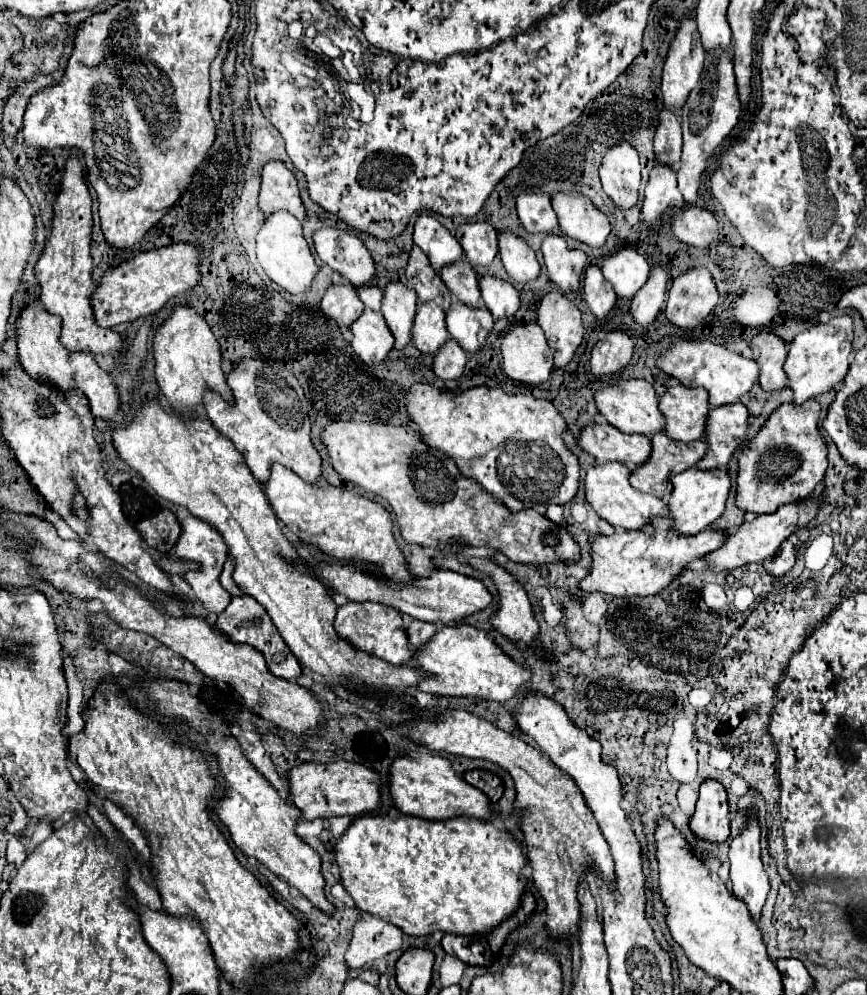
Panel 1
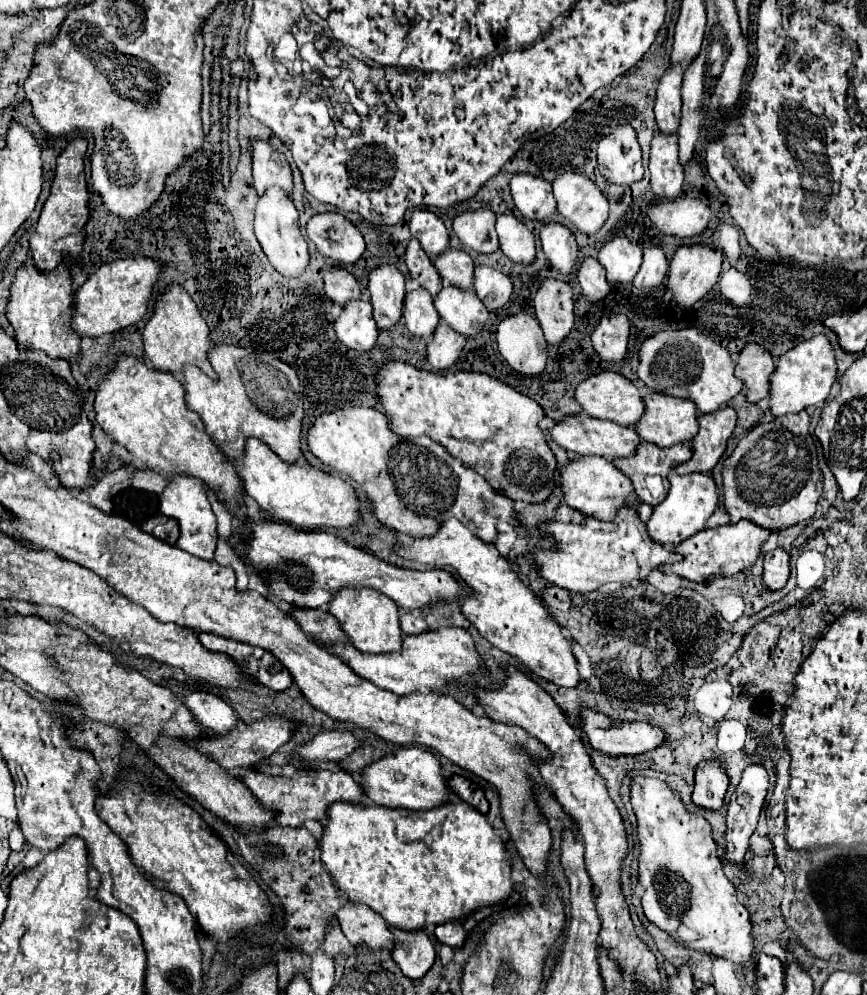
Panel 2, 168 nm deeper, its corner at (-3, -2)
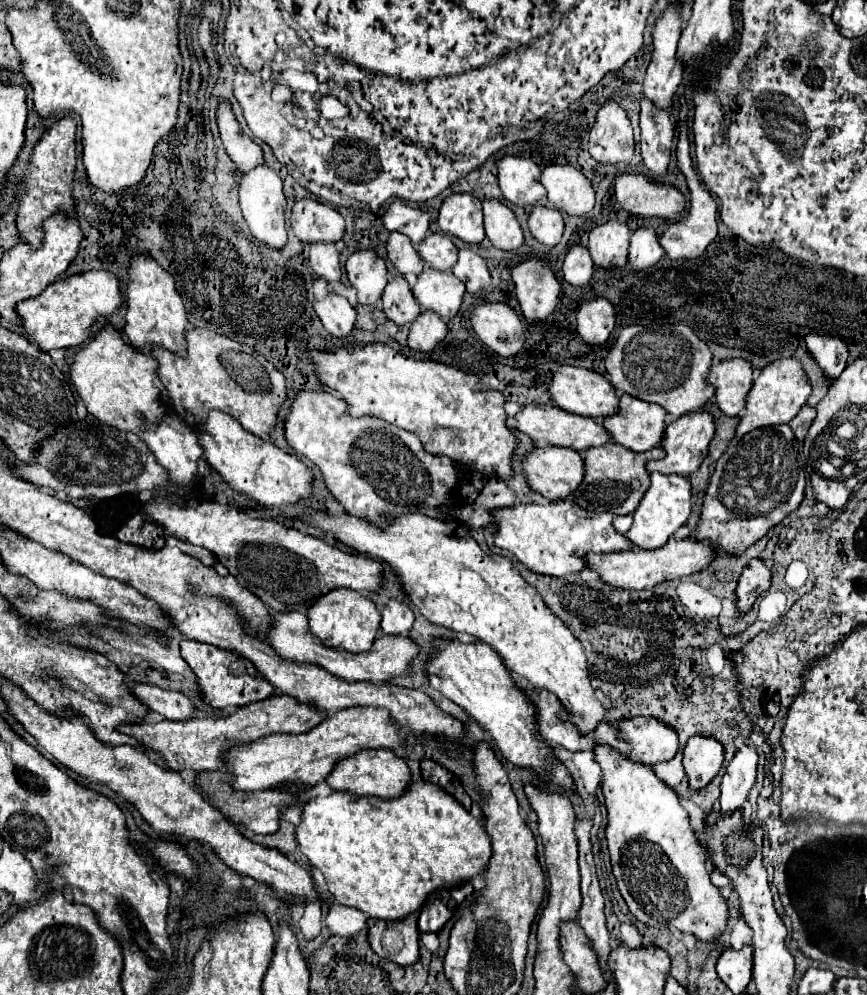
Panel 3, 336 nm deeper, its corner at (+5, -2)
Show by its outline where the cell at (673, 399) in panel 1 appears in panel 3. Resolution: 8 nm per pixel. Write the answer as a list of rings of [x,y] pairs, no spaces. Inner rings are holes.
[[[624,394],[620,398],[618,414],[604,418],[602,424],[614,442],[634,452],[646,452],[662,444],[666,412],[658,404]]]

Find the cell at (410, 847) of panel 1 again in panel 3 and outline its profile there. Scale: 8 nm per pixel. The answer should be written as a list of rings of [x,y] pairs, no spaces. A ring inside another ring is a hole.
[[[414,780],[410,788],[396,800],[380,800],[374,796],[354,796],[348,792],[332,792],[326,798],[310,798],[302,806],[302,824],[296,828],[300,852],[318,868],[328,884],[328,890],[344,906],[358,908],[370,918],[384,922],[404,920],[420,912],[426,900],[440,890],[452,890],[486,872],[492,858],[492,844],[478,820],[452,800],[448,792]]]

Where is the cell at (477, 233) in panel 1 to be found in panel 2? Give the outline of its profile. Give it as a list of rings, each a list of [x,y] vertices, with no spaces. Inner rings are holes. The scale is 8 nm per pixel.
[[[488,208],[468,210],[454,218],[452,230],[460,238],[460,242],[474,252],[492,254],[498,250],[498,236],[494,230],[496,214]]]

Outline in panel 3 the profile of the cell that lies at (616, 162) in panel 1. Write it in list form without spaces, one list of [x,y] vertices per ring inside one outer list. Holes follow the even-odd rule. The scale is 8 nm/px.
[[[606,102],[590,130],[590,156],[600,164],[628,164],[634,158],[632,126],[616,102]]]

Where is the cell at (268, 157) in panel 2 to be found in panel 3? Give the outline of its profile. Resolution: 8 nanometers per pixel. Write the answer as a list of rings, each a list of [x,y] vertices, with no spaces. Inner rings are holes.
[[[220,104],[216,116],[218,116],[220,138],[222,138],[222,144],[226,148],[226,154],[232,158],[232,162],[238,166],[238,170],[250,172],[252,168],[264,164],[262,148],[242,132],[242,128],[240,128],[238,120],[234,118],[230,106]]]

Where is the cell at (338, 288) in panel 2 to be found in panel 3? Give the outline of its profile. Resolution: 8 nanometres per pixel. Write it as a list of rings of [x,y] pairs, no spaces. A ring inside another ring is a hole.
[[[324,242],[312,244],[310,246],[310,268],[330,284],[340,282],[342,268],[340,268],[336,244],[324,244]]]

